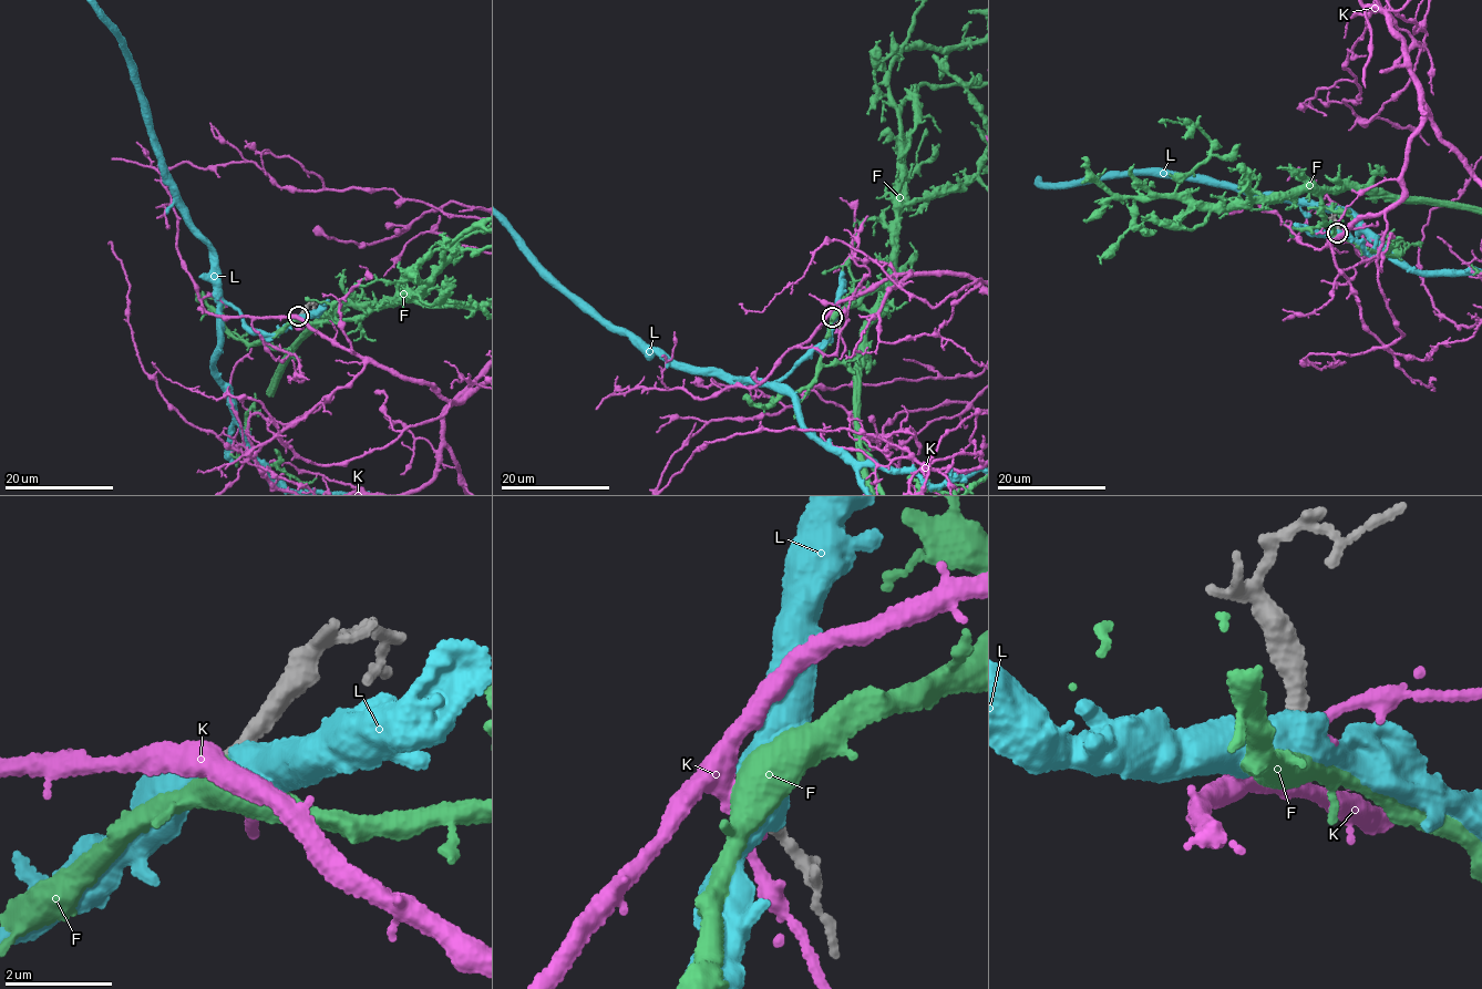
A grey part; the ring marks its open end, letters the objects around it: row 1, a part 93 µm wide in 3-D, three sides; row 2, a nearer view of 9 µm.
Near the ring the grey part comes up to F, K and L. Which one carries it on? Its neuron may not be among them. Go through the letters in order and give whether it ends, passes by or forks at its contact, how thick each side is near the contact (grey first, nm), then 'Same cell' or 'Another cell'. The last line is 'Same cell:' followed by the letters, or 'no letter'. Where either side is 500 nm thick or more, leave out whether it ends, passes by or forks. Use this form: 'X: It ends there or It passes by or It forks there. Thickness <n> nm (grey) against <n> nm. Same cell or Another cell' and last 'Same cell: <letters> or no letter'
F: It passes by. Thickness 240 nm (grey) against 480 nm. Same cell
K: It passes by. Thickness 240 nm (grey) against 280 nm. Another cell
L: Thickness 280 nm (grey) against 600 nm. Another cell
Same cell: F

